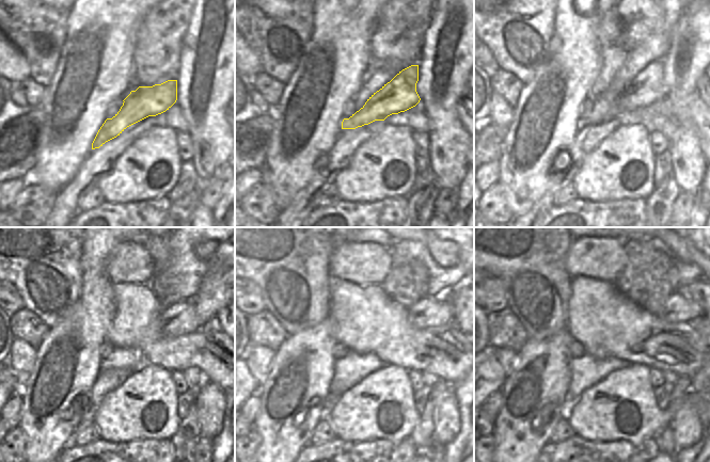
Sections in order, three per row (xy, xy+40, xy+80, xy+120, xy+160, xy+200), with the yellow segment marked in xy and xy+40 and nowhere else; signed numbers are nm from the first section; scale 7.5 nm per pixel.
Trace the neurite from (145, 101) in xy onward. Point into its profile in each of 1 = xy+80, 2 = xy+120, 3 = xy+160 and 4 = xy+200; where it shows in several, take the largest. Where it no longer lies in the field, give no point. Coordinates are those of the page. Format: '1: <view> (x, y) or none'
1: xy+80 (647, 86)
2: xy+120 (179, 318)
3: xy+160 (431, 312)
4: xy+200 (678, 307)

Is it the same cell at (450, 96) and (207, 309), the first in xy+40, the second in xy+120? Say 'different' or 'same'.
same

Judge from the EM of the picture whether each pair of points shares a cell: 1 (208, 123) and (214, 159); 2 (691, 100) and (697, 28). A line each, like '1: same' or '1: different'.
1: same
2: different

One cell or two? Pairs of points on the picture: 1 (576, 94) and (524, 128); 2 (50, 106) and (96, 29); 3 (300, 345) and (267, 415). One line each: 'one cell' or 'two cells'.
1: one cell
2: one cell
3: one cell

